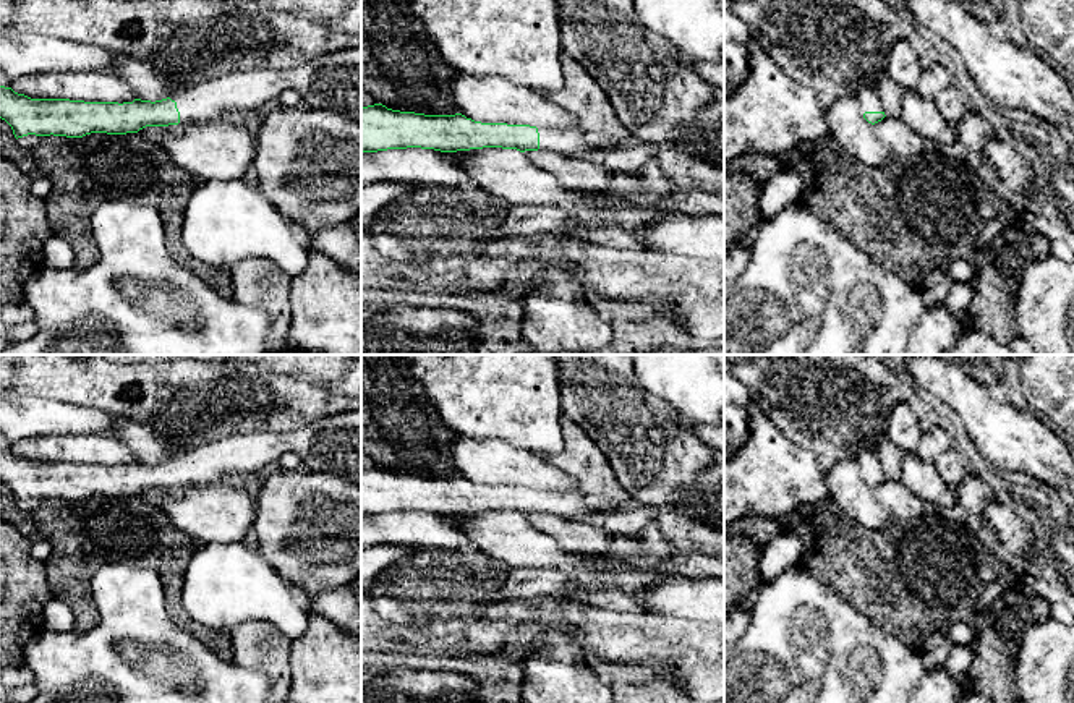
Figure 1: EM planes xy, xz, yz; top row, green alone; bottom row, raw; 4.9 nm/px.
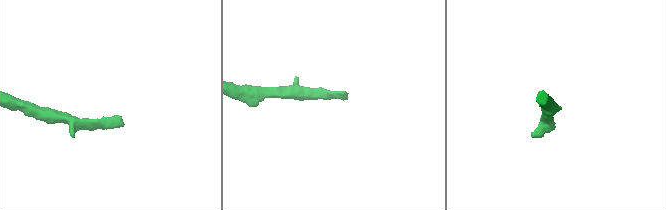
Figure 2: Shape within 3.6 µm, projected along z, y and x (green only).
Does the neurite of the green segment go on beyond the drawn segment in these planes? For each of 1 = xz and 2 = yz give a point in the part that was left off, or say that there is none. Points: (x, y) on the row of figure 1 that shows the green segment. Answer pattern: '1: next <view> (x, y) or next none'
1: next xz (571, 143)
2: next yz (867, 96)

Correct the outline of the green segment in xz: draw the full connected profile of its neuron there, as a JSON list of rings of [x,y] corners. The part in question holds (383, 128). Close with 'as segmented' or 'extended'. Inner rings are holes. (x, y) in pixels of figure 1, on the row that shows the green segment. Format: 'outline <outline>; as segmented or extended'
outline [[[382,104],[361,107],[361,152],[421,147],[457,152],[483,147],[549,151],[575,157],[583,151],[616,147],[629,138],[583,130],[551,130],[530,125],[481,123],[455,115],[424,115],[387,109]]]; extended

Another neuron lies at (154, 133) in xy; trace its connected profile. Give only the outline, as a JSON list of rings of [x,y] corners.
[[[196,121],[168,125],[168,126],[146,126],[143,130],[139,130],[138,133],[141,133],[144,138],[160,144],[168,133],[183,133],[193,125],[196,125]]]

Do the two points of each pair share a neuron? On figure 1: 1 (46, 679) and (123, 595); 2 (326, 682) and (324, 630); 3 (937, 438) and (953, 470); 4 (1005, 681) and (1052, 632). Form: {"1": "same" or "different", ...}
{"1": "same", "2": "same", "3": "different", "4": "different"}

